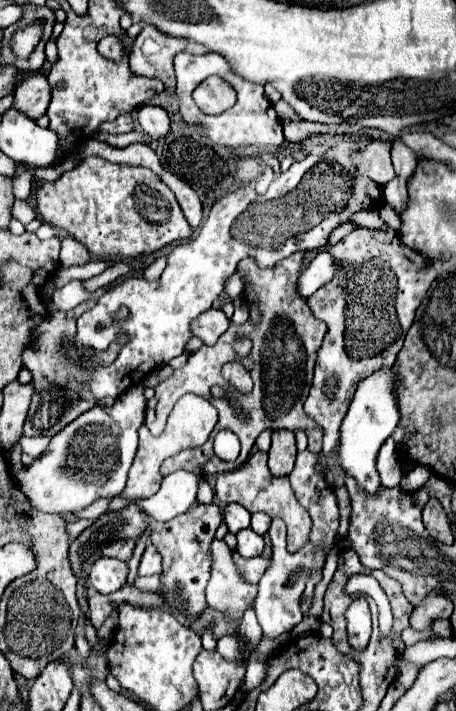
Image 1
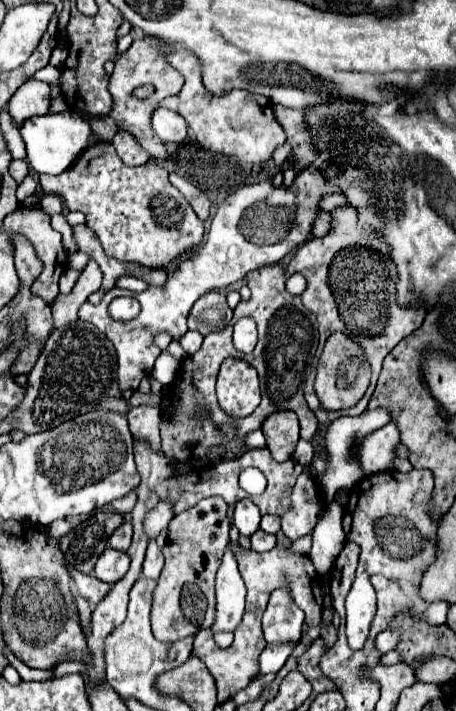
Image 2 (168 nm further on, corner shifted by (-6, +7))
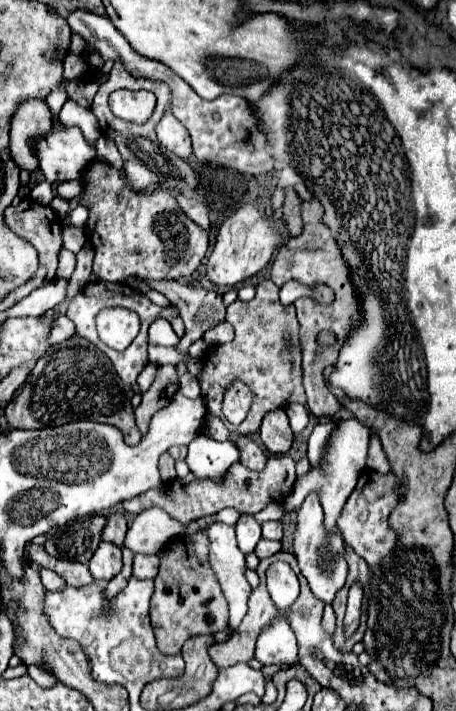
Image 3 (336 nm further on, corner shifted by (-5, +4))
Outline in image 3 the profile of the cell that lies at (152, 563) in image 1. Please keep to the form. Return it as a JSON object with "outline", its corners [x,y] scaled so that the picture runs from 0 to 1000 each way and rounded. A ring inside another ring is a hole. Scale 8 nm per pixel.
{"outline":[[[300,779],[292,788],[292,810],[296,813],[340,813],[349,805],[349,782],[344,779]]]}

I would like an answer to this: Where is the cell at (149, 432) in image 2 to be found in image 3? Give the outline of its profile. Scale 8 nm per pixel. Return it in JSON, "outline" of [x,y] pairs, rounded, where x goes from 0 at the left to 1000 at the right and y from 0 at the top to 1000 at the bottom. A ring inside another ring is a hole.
{"outline":[[[379,512],[353,515],[340,537],[314,554],[314,565],[296,574],[296,591],[300,591],[309,610],[322,610],[327,591],[336,588],[336,582],[344,577],[353,577],[362,568],[371,568],[379,551],[388,551],[388,543],[393,543],[393,534],[388,534],[384,515]]]}

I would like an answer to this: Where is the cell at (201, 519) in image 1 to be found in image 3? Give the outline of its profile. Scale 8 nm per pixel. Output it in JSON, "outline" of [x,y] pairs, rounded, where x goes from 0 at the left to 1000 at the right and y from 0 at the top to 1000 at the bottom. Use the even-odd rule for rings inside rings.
{"outline":[[[454,743],[428,751],[393,751],[375,757],[349,776],[353,799],[340,813],[340,833],[331,838],[331,880],[340,886],[344,909],[357,920],[393,920],[419,895],[471,892],[498,883],[502,855],[480,827],[471,805],[458,793]]]}

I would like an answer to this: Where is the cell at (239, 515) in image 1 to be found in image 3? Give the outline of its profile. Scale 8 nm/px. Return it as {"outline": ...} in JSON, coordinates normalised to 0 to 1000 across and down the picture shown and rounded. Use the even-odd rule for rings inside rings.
{"outline":[[[529,723],[529,729],[515,737],[520,743],[520,762],[533,779],[546,779],[559,774],[564,762],[572,759],[572,740],[550,723]]]}

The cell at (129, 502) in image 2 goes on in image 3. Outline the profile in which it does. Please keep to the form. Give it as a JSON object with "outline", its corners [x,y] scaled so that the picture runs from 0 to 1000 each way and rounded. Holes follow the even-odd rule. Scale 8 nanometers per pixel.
{"outline":[[[594,641],[586,647],[586,655],[577,664],[555,664],[546,658],[537,658],[529,650],[511,653],[485,678],[471,675],[441,675],[441,672],[423,672],[414,681],[401,681],[397,675],[379,675],[357,686],[336,686],[322,689],[314,695],[305,695],[292,703],[274,703],[270,714],[287,723],[309,723],[314,717],[331,714],[331,712],[349,712],[357,714],[375,729],[384,729],[397,737],[414,737],[423,731],[436,731],[445,726],[463,726],[498,712],[515,714],[529,723],[564,723],[572,720],[590,706],[612,706],[621,703],[621,698],[643,686],[647,681],[647,647],[634,641]],[[546,675],[546,684],[537,684],[537,678]]]}

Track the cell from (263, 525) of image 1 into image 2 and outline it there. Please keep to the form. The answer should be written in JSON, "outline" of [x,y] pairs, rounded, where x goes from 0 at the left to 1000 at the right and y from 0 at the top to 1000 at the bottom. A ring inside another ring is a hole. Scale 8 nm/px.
{"outline":[[[579,724],[575,736],[570,736],[570,744],[592,750],[592,752],[605,752],[614,747],[614,727],[610,724]]]}

